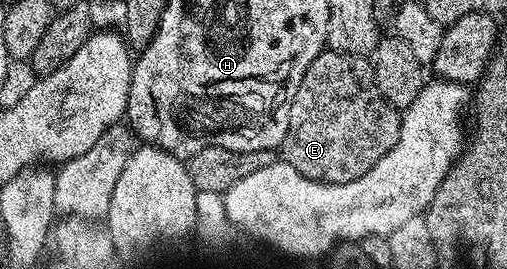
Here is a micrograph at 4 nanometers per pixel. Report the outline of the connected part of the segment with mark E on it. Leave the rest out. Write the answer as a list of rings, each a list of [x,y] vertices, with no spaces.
[[[324,48],[317,59],[309,63],[309,71],[301,75],[301,87],[297,87],[297,95],[293,95],[281,157],[301,171],[301,175],[314,181],[349,183],[361,179],[361,175],[365,175],[381,155],[393,151],[393,143],[397,143],[397,135],[401,135],[402,122],[400,110],[391,105],[375,86],[375,66],[367,57]]]

